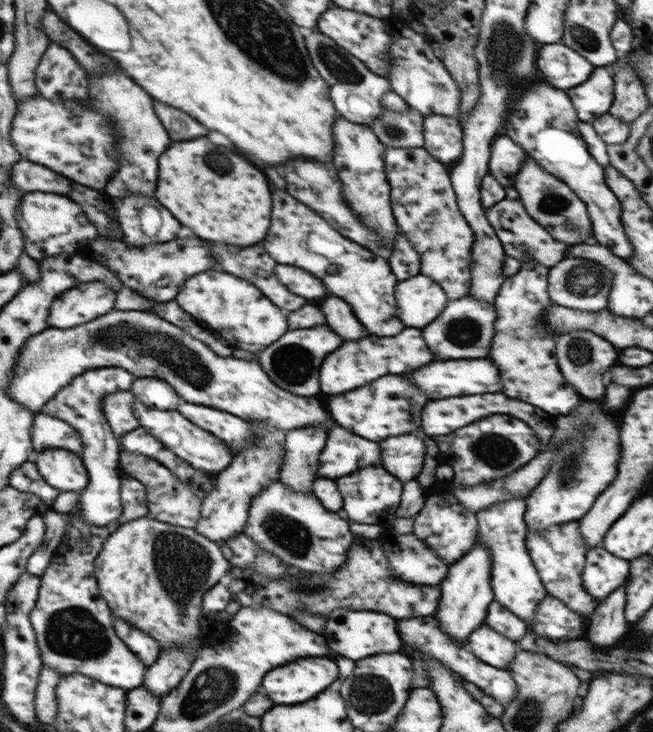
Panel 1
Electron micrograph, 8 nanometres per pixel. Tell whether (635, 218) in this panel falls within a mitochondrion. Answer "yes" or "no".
no

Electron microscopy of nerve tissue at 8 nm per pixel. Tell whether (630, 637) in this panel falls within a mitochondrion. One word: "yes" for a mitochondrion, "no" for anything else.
no

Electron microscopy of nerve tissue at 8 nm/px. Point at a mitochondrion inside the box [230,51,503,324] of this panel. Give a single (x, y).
(392, 131)

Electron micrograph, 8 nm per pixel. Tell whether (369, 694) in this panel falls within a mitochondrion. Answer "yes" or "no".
yes

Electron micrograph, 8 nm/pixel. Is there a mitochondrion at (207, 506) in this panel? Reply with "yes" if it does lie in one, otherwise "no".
no

